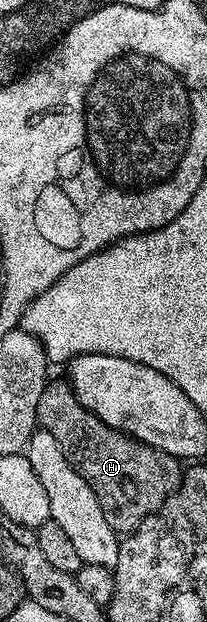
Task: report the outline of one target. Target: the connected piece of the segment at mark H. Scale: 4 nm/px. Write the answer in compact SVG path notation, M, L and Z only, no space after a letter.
M46 382L43 397L39 397L37 425L40 430L51 433L51 437L55 437L55 441L59 441L59 445L63 445L63 453L67 457L67 461L71 461L71 465L79 473L79 477L83 477L83 481L87 481L87 485L91 485L95 497L99 497L99 505L103 509L103 517L107 517L107 525L111 525L111 529L115 532L128 533L137 530L137 526L148 515L157 513L157 510L167 501L169 494L177 490L177 486L181 483L182 460L173 455L164 455L163 452L155 450L151 445L99 421L99 417L95 417L78 401L68 382Z

